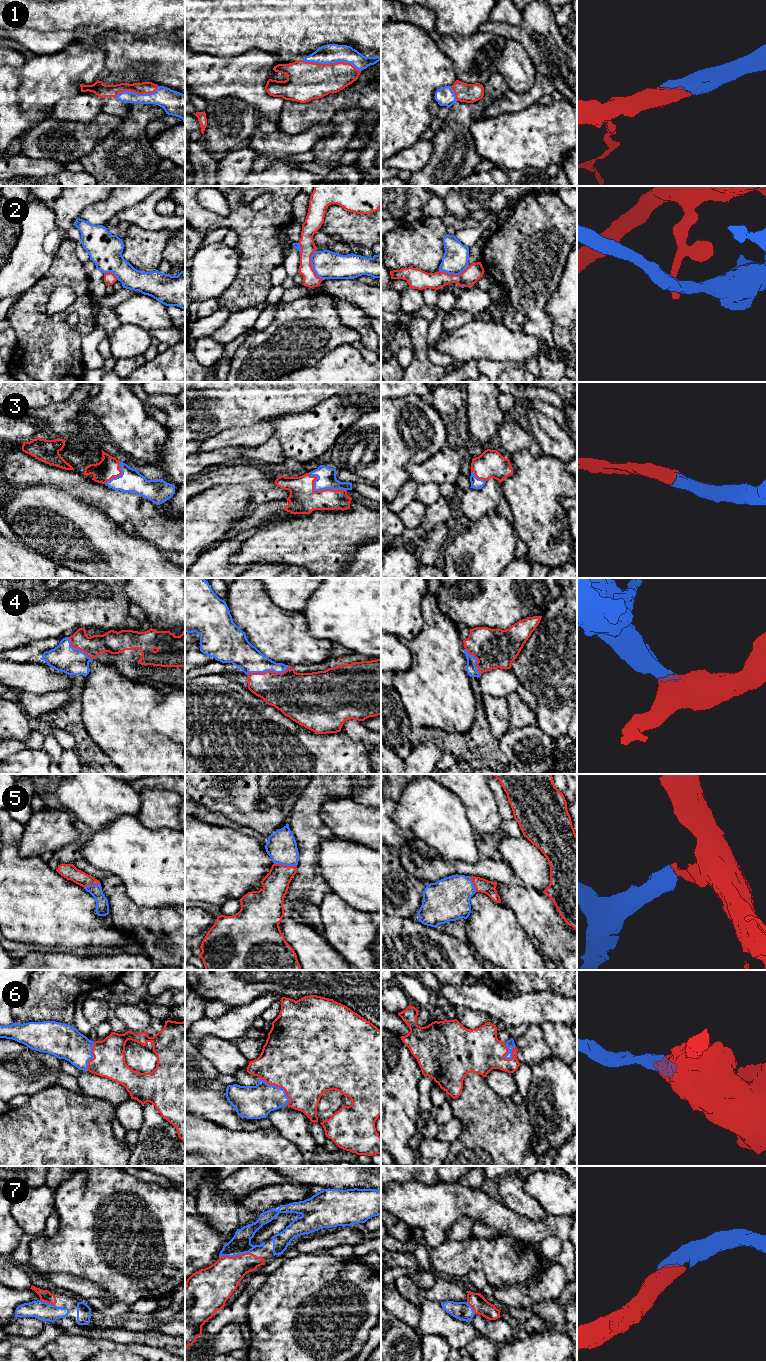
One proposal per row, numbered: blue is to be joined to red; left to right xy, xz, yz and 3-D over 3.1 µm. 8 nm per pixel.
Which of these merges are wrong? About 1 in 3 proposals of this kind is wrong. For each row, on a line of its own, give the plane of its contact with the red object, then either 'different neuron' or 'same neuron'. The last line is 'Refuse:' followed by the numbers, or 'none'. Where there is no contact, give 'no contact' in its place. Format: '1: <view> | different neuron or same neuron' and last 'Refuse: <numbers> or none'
1: xz | same neuron
2: xz | different neuron
3: xz | same neuron
4: xz | same neuron
5: xz | same neuron
6: xz | same neuron
7: xz | same neuron
Refuse: 2

